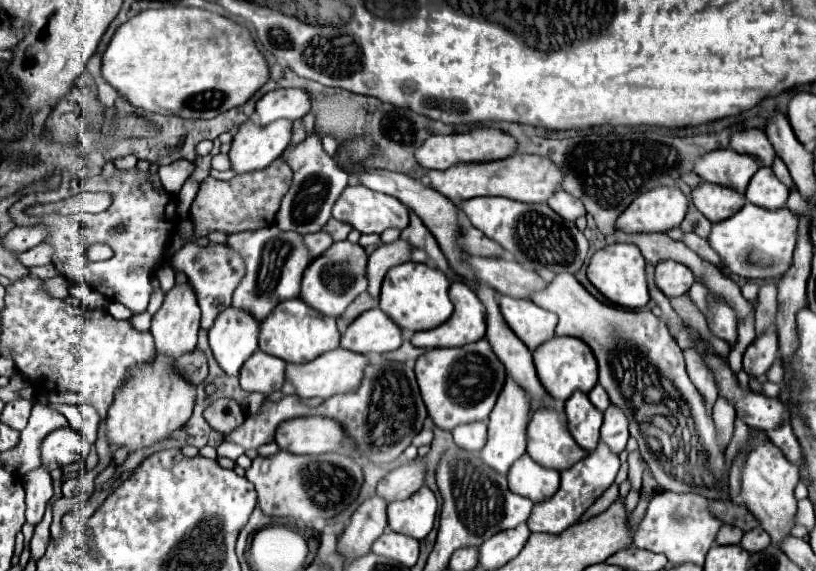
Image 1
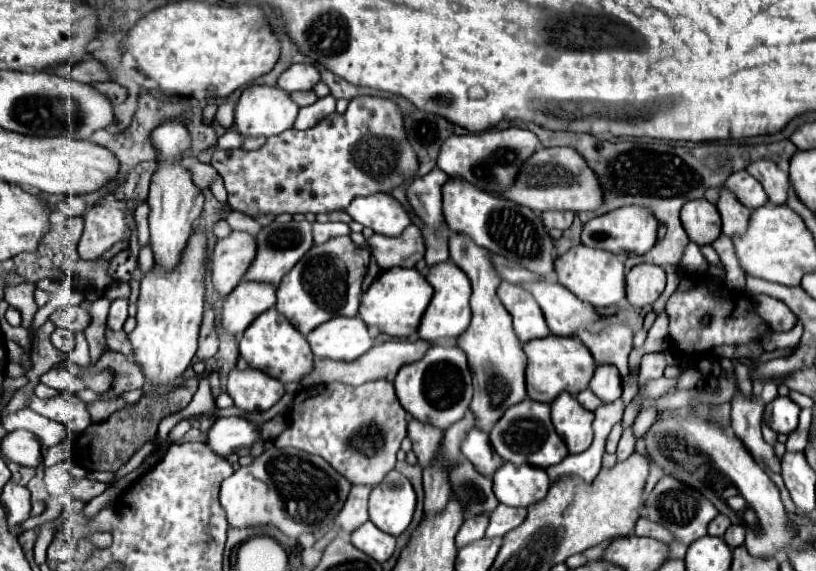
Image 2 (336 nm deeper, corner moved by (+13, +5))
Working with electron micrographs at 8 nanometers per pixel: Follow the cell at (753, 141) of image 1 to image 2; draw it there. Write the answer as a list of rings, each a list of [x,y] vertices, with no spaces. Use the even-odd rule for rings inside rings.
[[[757,159],[747,165],[749,175],[753,175],[769,195],[769,201],[775,205],[783,205],[787,201],[789,175],[781,171],[771,159]]]

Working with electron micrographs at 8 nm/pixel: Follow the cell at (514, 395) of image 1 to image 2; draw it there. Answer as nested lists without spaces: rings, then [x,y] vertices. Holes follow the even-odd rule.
[[[453,233],[449,239],[449,253],[451,253],[451,261],[457,263],[457,267],[461,267],[467,273],[473,287],[473,295],[471,295],[473,319],[469,329],[465,329],[465,333],[461,333],[461,337],[457,339],[457,345],[467,353],[469,367],[473,373],[475,395],[471,401],[471,411],[475,415],[477,429],[489,433],[493,425],[503,417],[505,409],[509,409],[515,403],[521,403],[527,397],[525,391],[527,357],[521,349],[521,343],[517,341],[517,335],[513,333],[513,325],[507,309],[501,305],[501,301],[497,301],[495,289],[501,283],[501,279],[497,277],[493,265],[489,265],[489,251],[473,245],[469,237],[461,237],[461,233]]]

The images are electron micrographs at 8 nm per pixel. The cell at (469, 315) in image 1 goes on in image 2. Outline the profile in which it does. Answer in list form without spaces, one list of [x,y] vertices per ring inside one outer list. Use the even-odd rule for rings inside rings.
[[[445,261],[445,263],[437,263],[429,269],[427,281],[435,289],[435,293],[433,293],[433,299],[431,299],[427,311],[423,313],[419,329],[417,329],[419,339],[425,339],[429,343],[435,343],[441,339],[457,339],[469,327],[469,321],[471,321],[469,277],[465,277],[465,273],[453,261]]]

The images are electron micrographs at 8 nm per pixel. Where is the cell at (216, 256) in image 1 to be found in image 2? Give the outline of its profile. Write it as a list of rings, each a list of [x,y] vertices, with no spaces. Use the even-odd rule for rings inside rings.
[[[233,231],[229,237],[219,239],[211,257],[211,281],[217,293],[229,295],[241,281],[249,261],[253,261],[255,245],[249,233]]]

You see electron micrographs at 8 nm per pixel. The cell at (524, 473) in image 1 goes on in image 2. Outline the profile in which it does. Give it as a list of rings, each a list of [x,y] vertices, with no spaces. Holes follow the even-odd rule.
[[[503,463],[493,475],[493,493],[499,503],[509,507],[529,507],[541,501],[549,491],[549,477],[533,465]]]

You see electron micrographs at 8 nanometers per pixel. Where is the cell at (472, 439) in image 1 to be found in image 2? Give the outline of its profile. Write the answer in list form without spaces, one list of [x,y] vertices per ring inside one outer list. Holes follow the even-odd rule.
[[[471,429],[465,439],[461,441],[461,453],[473,461],[473,465],[477,465],[477,469],[481,469],[483,473],[493,475],[497,471],[497,467],[503,463],[501,457],[497,457],[497,453],[493,453],[493,447],[489,445],[489,435],[483,433],[481,429]]]

